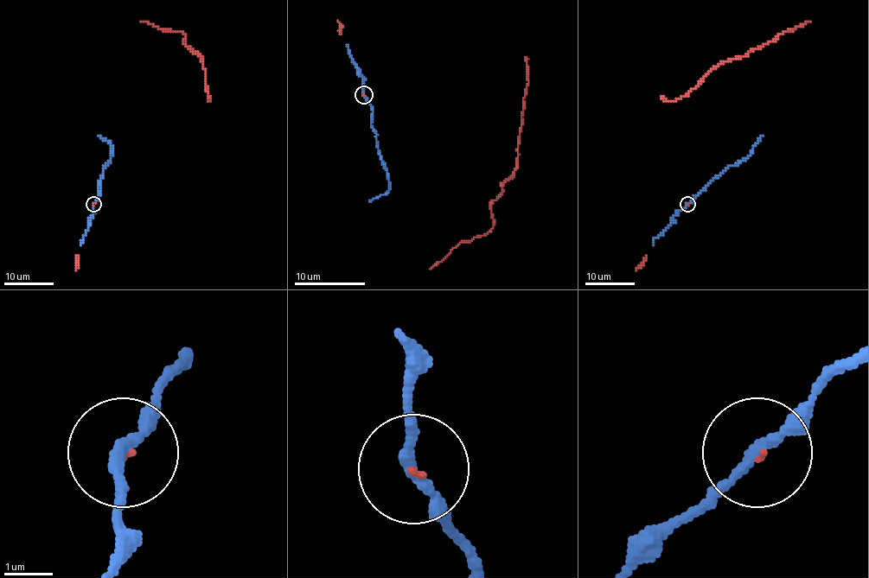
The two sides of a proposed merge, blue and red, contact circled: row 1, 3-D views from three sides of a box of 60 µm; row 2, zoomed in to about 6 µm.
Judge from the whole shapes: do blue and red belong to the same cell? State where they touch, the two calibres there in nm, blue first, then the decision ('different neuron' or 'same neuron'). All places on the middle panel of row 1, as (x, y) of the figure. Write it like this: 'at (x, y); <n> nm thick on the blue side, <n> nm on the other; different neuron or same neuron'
at (363, 94); 220 nm thick on the blue side, 60 nm on the other; same neuron

